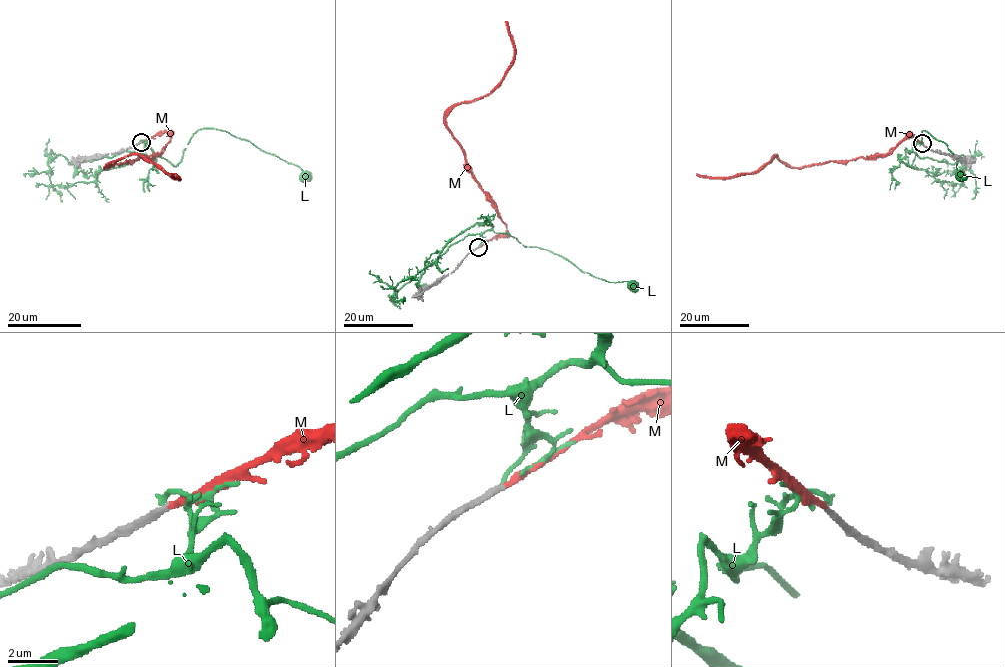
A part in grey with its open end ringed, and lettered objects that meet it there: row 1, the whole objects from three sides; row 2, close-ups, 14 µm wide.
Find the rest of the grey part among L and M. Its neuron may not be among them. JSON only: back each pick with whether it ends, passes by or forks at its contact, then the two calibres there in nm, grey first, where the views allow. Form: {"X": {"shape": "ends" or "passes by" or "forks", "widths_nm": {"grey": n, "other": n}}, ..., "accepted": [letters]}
{"M": {"shape": "ends", "widths_nm": {"grey": 260, "other": 240}}, "accepted": ["M"]}

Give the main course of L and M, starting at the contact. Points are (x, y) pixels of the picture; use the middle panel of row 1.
L: (478, 247), (487, 230), (506, 232), (525, 246), (561, 255), (584, 272), (609, 282), (628, 281), (633, 286)
M: (479, 247), (500, 237), (506, 225), (468, 170), (446, 115), (486, 95), (502, 78), (513, 55), (505, 21)

